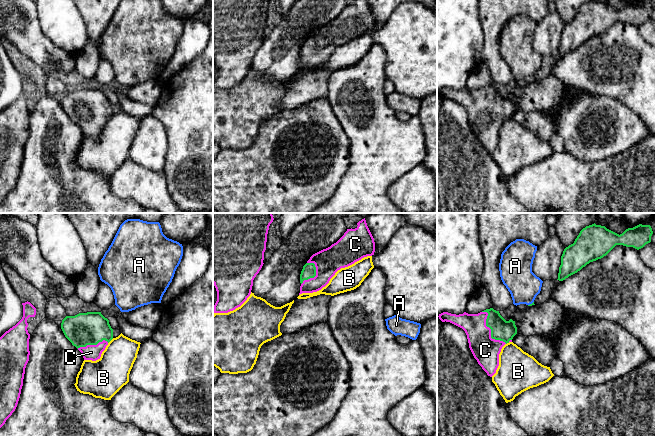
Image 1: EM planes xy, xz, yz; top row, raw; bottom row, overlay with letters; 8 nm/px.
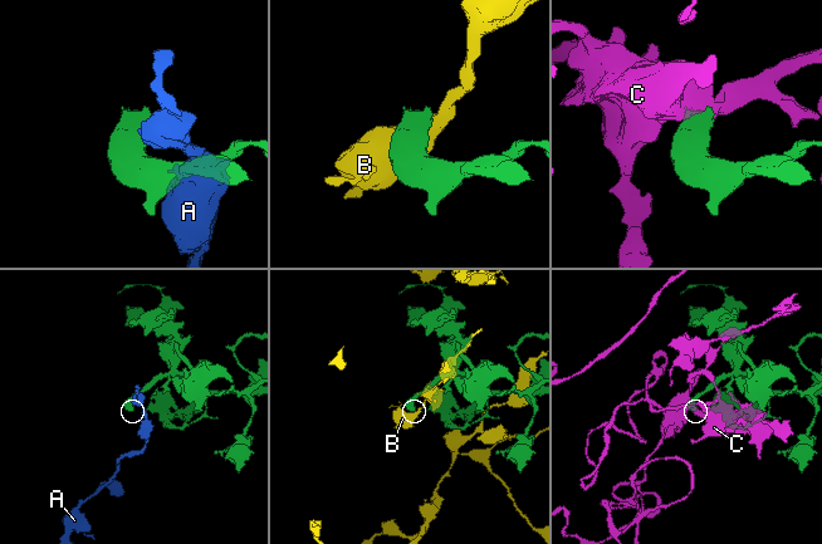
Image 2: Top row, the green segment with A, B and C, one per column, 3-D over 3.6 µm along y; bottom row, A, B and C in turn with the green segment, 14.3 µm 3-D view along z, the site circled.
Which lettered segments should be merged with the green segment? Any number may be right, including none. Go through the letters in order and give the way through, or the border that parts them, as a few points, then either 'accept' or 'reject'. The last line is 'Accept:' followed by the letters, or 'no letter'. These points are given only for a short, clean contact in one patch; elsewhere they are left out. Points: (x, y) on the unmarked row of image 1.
A: along yz (533, 77), (528, 81) | reject
B: along xy (113, 114), (108, 119) | reject
C: accept
Accept: C

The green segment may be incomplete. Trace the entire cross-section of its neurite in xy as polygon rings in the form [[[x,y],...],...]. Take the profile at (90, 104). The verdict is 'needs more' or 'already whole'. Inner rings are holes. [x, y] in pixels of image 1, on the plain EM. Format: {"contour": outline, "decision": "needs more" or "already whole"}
{"contour": [[[101,88],[66,92],[62,96],[61,105],[65,113],[81,128],[84,136],[100,135],[113,115],[113,105]]], "decision": "needs more"}

